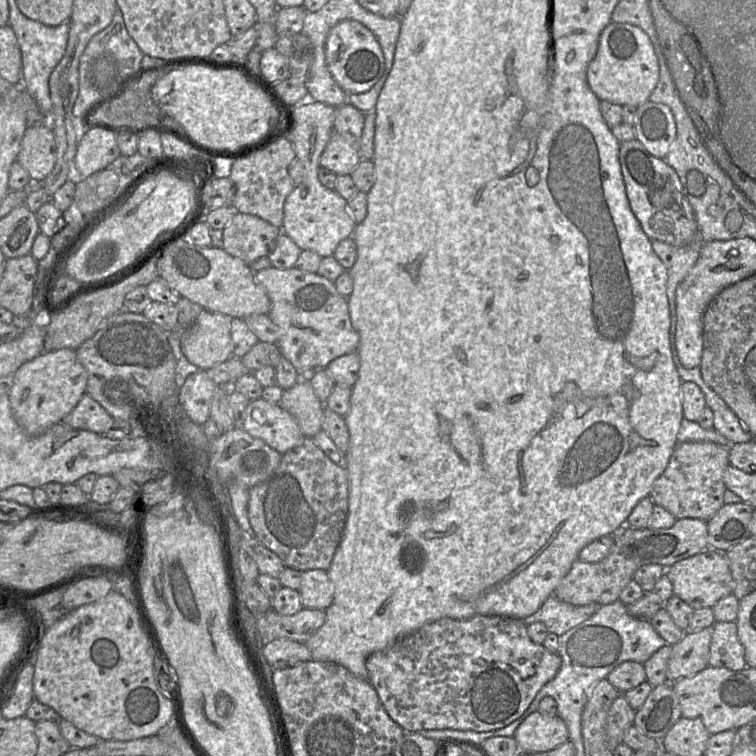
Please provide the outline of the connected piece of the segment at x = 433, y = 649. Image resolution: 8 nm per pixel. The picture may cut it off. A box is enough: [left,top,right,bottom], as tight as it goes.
[366,615,561,732]

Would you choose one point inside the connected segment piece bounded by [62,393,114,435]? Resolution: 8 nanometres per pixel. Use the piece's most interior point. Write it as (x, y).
(89, 415)

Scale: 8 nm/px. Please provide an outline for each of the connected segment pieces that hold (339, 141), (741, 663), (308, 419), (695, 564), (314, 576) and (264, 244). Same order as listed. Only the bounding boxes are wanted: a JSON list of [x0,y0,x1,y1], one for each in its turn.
[[319,132,360,175],[709,621,747,671],[278,382,325,437],[665,549,733,610],[298,569,334,610],[223,212,281,265]]

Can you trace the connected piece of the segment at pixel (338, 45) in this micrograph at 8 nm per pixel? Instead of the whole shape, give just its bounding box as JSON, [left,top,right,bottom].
[325,19,384,94]

